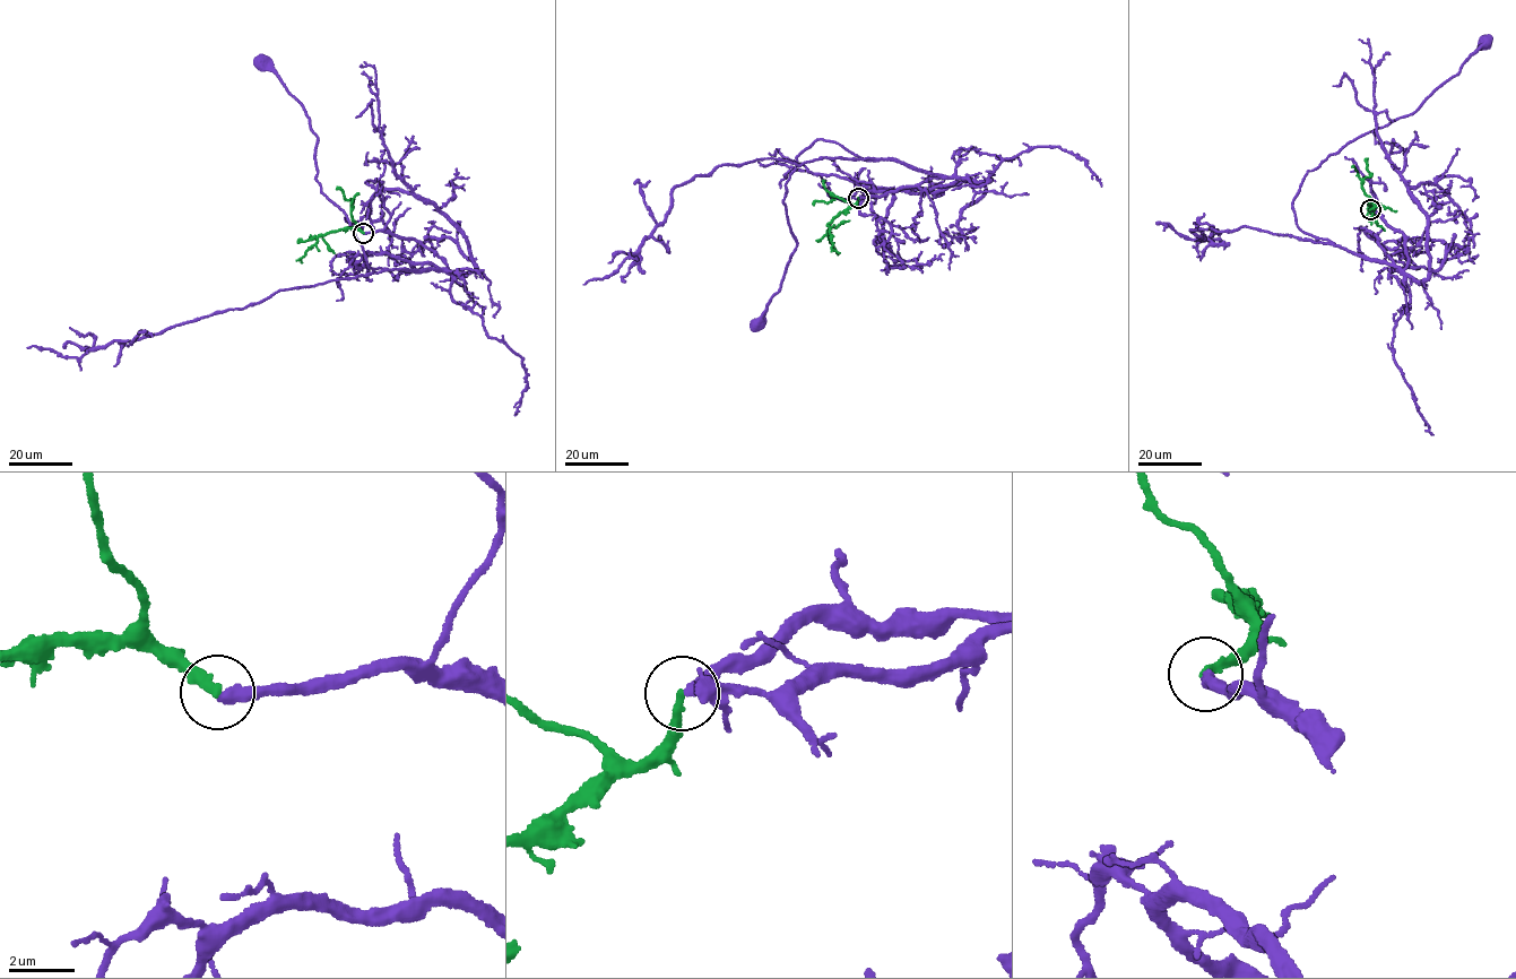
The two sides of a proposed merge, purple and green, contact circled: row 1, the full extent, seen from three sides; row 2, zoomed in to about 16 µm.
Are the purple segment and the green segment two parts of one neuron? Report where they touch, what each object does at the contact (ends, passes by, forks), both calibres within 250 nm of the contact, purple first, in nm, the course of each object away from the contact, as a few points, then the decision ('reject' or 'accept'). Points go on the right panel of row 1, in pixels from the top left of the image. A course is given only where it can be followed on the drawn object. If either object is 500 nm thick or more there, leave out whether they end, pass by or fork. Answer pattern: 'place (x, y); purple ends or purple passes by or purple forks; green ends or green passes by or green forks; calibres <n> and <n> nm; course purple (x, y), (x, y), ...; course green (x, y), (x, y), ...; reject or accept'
place (1370, 209); purple ends; green ends; calibres 360 and 280 nm; course purple (1370, 210), (1405, 236), (1402, 269), (1306, 234), (1292, 205), (1308, 171), (1412, 113), (1484, 42); course green (1370, 210), (1374, 205), (1370, 202), (1368, 209), (1377, 225), (1385, 231); accept

